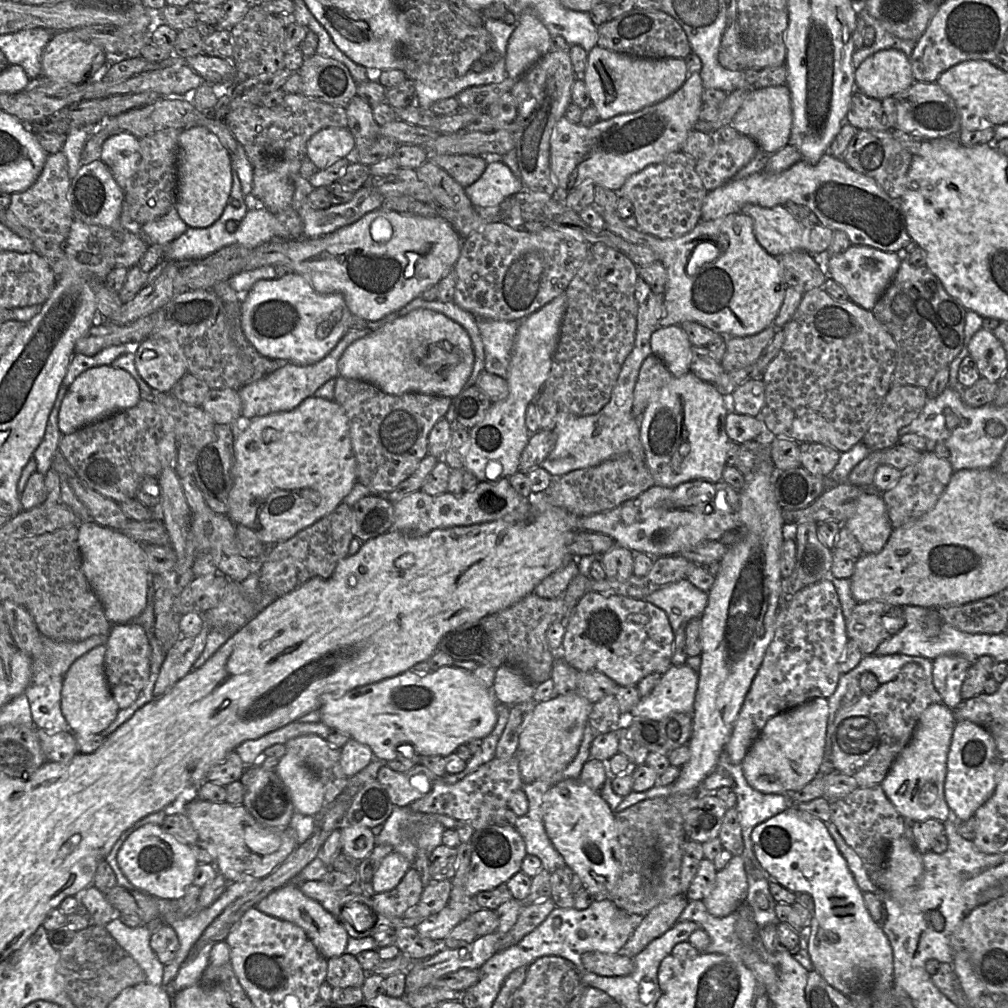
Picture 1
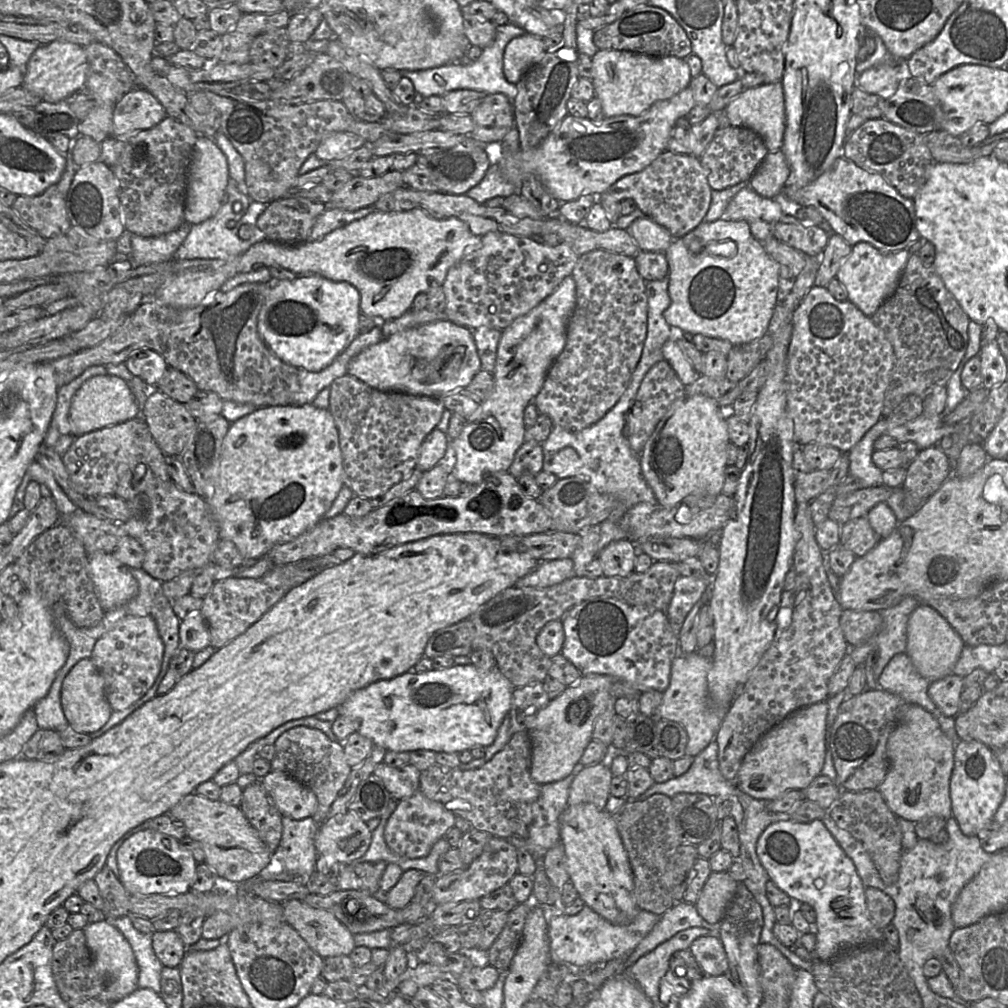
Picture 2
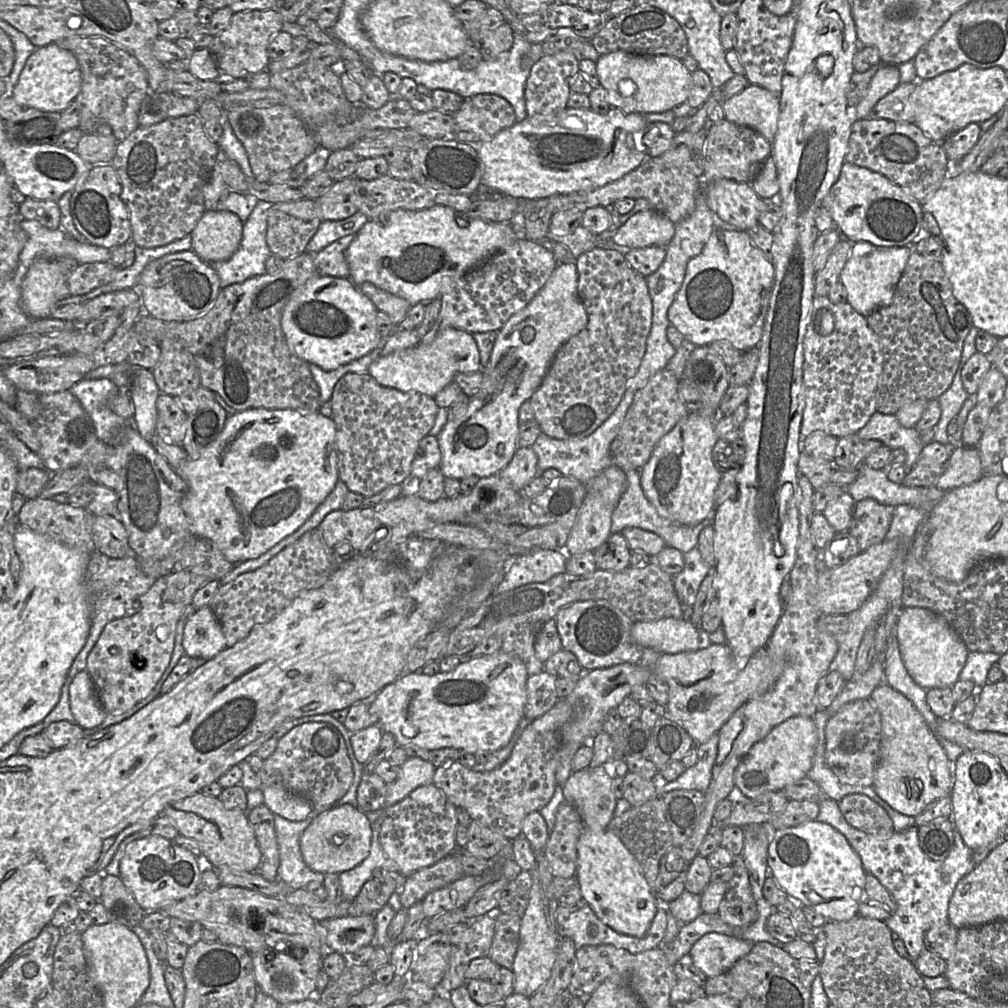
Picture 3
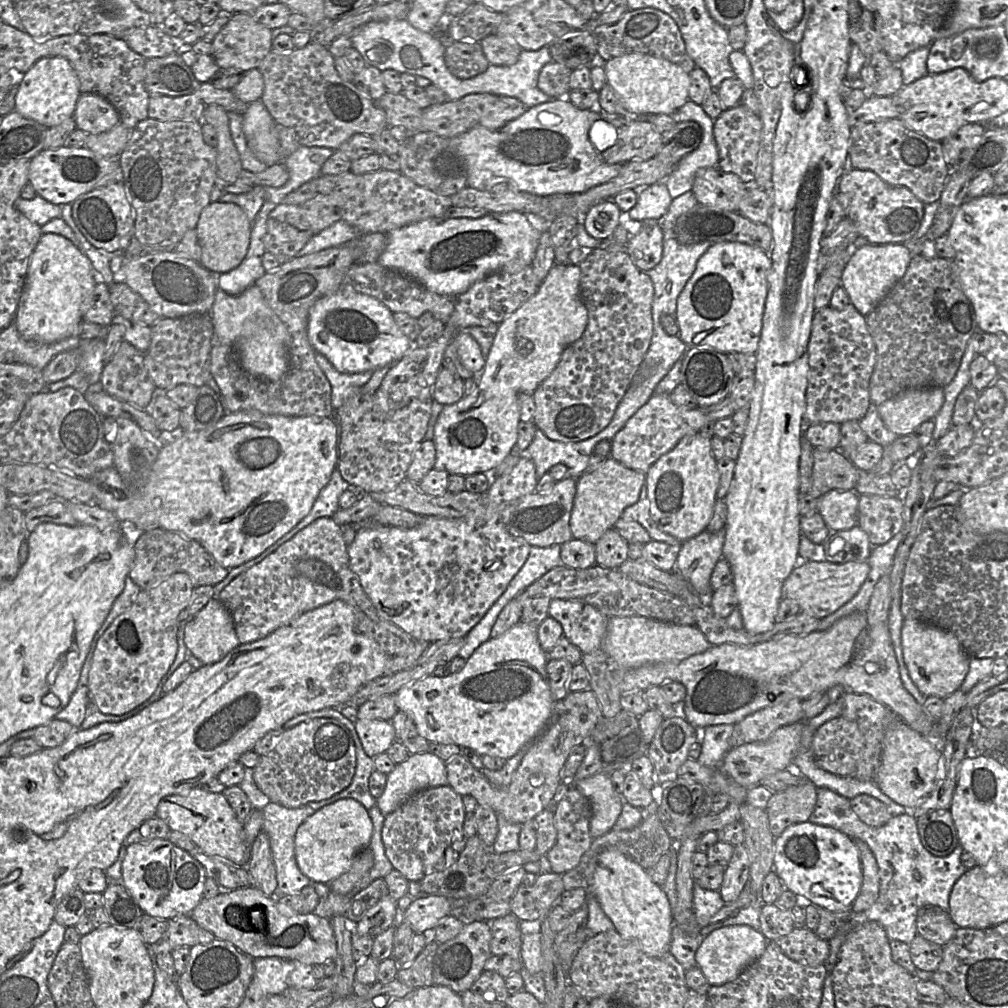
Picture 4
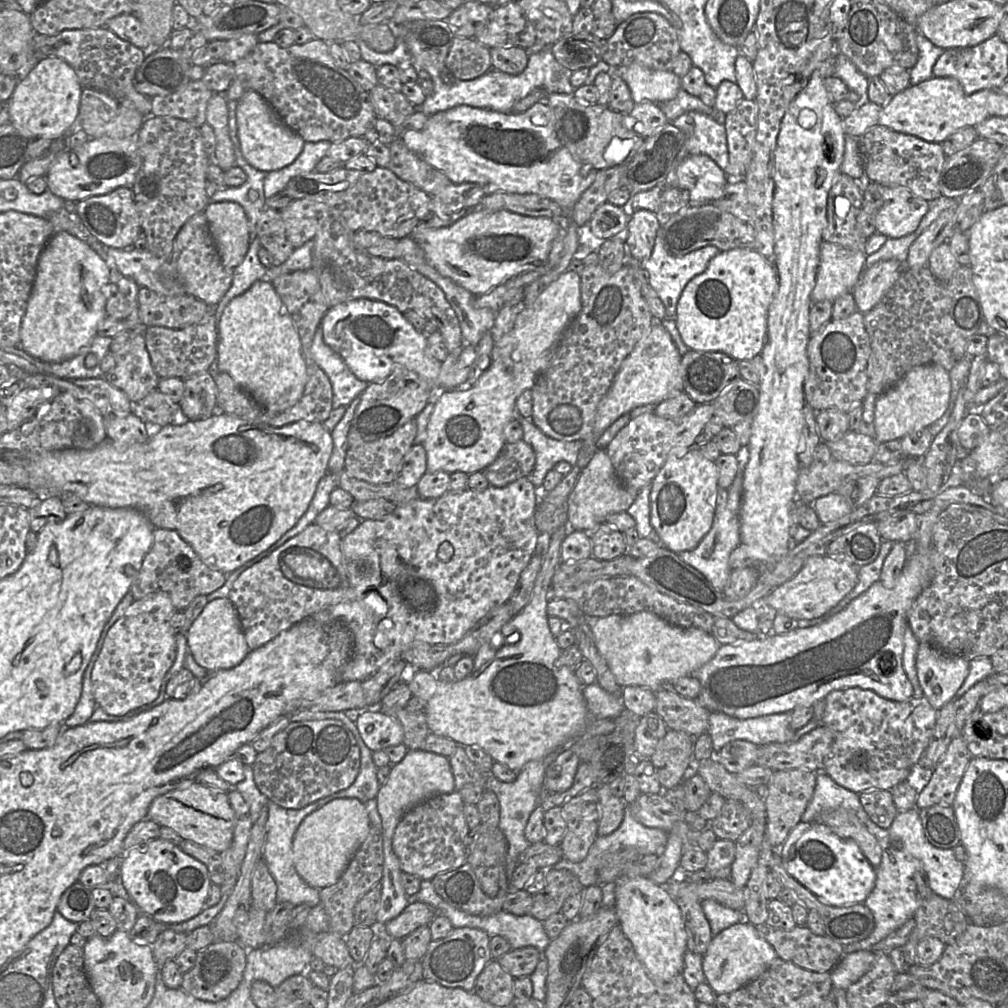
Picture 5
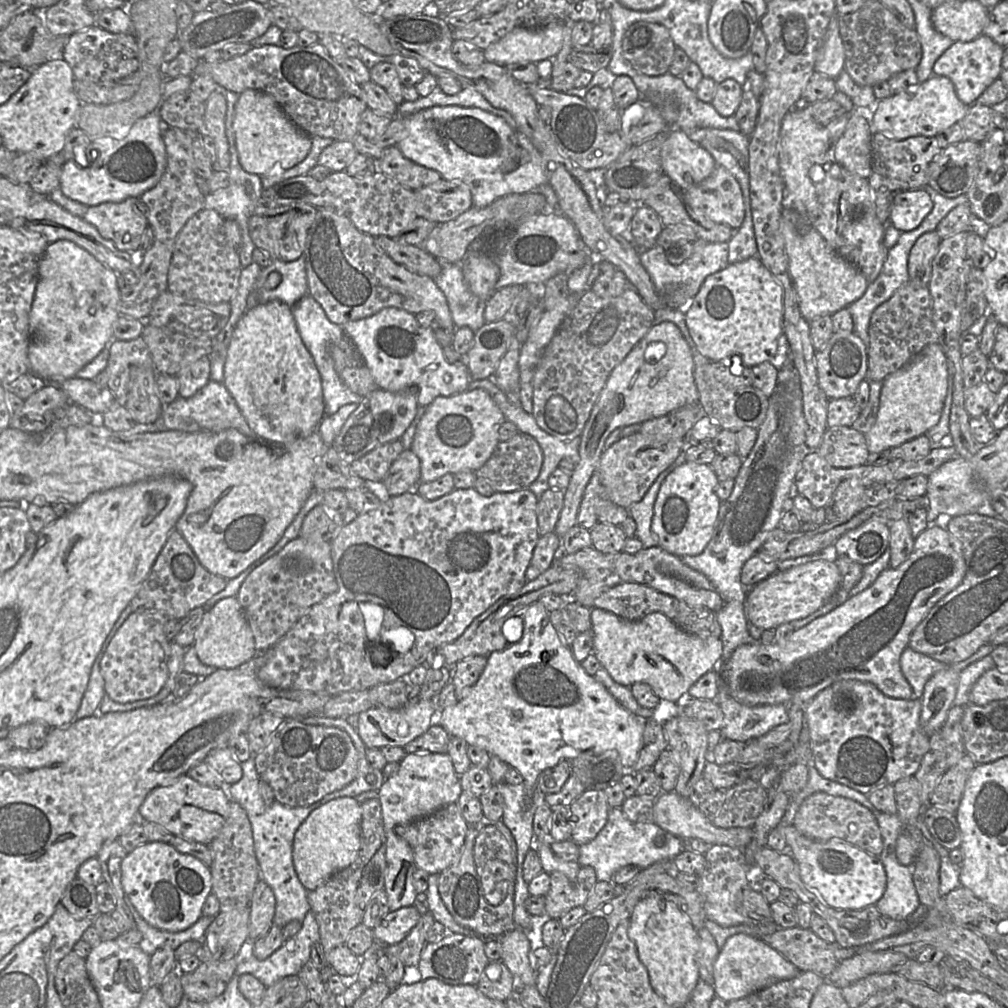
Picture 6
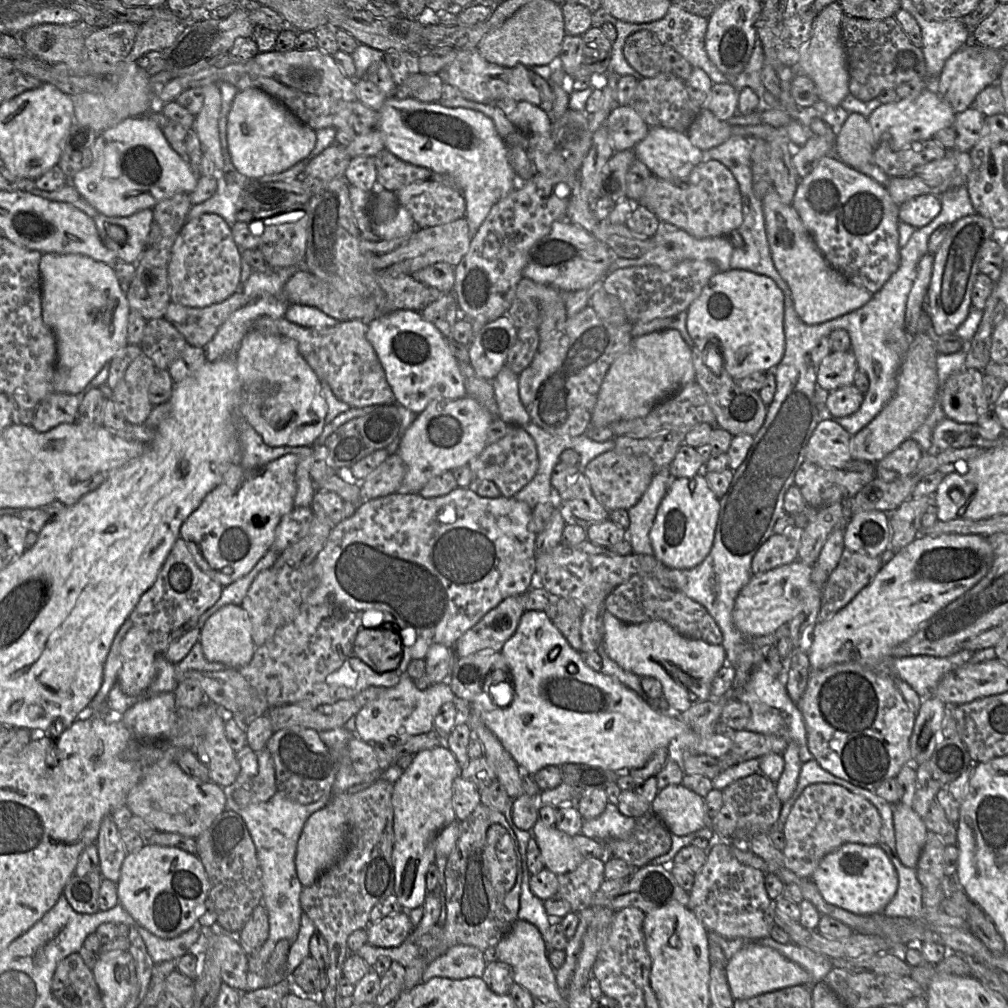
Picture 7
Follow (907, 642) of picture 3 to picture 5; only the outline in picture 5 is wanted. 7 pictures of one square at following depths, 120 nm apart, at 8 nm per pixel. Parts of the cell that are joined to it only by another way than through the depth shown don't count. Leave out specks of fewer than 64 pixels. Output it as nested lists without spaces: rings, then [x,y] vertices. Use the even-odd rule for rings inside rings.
[[[920,643],[916,655],[916,670],[924,697],[939,711],[953,701],[969,673],[969,661]]]

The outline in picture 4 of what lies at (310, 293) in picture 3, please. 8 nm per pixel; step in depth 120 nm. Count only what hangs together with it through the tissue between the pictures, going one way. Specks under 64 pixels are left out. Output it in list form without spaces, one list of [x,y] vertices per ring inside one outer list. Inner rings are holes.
[[[344,283],[311,307],[307,334],[315,351],[324,355],[341,373],[374,371],[394,364],[414,345],[398,328],[387,306]]]

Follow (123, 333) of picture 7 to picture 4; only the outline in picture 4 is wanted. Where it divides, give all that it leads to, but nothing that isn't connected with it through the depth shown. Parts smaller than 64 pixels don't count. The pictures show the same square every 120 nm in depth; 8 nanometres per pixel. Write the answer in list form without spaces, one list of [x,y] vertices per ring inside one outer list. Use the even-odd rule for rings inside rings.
[[[55,233],[42,234],[30,258],[24,287],[18,303],[18,309],[15,316],[15,323],[18,332],[27,341],[36,341],[42,343],[54,343],[54,342],[58,342],[73,337],[74,335],[77,334],[78,326],[83,322],[83,314],[86,310],[86,300],[92,295],[96,284],[97,284],[96,270],[93,268],[89,258],[78,247],[76,247],[70,240],[68,240],[67,238],[59,234],[55,234]]]

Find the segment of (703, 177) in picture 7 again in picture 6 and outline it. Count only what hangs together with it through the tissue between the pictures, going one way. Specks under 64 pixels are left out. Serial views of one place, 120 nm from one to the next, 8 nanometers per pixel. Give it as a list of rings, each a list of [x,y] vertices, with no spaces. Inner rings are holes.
[[[717,165],[714,171],[702,182],[684,190],[686,203],[696,212],[703,212],[719,224],[726,224],[733,230],[739,229],[745,217],[745,205],[741,187],[736,178],[723,166]]]

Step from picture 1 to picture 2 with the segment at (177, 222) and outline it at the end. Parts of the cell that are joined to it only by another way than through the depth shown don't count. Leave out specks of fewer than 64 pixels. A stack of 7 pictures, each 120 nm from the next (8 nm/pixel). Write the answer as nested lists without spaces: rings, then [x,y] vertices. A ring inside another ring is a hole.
[[[184,222],[176,230],[156,237],[131,235],[130,259],[135,266],[144,266],[168,261],[190,233],[191,225]]]

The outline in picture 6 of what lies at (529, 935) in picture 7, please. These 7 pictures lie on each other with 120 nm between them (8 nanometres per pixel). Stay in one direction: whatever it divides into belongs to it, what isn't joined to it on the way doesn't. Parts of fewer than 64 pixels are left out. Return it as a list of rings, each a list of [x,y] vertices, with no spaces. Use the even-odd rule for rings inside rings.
[[[515,927],[496,939],[498,939],[501,945],[501,960],[515,977],[517,985],[535,986],[538,971],[534,970],[530,965],[529,952],[532,950],[532,948],[526,932],[519,927]]]

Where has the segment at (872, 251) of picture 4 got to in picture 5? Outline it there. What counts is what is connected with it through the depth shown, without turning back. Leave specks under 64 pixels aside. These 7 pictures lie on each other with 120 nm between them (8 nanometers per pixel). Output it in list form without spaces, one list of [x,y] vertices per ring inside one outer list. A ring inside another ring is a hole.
[[[890,259],[865,269],[851,291],[857,310],[867,313],[873,309],[900,278],[904,267],[900,261]]]

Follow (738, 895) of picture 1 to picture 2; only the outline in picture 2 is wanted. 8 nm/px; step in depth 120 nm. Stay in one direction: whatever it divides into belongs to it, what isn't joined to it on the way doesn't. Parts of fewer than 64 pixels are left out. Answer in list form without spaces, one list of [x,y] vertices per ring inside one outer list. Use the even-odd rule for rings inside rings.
[[[712,871],[694,904],[700,916],[712,925],[719,925],[736,893],[738,883],[728,871]]]

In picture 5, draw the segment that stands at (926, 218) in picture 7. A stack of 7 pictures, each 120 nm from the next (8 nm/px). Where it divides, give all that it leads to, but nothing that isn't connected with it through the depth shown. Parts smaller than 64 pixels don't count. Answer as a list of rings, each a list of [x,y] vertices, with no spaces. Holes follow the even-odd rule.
[[[885,186],[883,204],[876,216],[876,231],[888,238],[914,232],[929,209],[929,202],[902,186]]]

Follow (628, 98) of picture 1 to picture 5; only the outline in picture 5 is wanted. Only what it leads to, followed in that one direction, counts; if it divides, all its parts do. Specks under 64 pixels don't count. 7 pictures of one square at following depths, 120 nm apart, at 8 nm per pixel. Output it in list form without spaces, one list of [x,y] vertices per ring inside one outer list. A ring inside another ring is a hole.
[[[632,64],[615,68],[612,73],[627,83],[635,104],[672,100],[682,87],[681,78],[669,70],[653,70]]]

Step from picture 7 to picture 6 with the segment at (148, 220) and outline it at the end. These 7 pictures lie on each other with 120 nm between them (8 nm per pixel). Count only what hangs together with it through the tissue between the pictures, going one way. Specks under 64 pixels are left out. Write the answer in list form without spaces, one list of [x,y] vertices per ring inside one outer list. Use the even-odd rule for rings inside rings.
[[[129,197],[121,202],[105,202],[90,206],[83,219],[93,225],[99,234],[114,243],[120,251],[136,253],[140,248],[144,231],[149,226],[148,207],[139,198]]]

